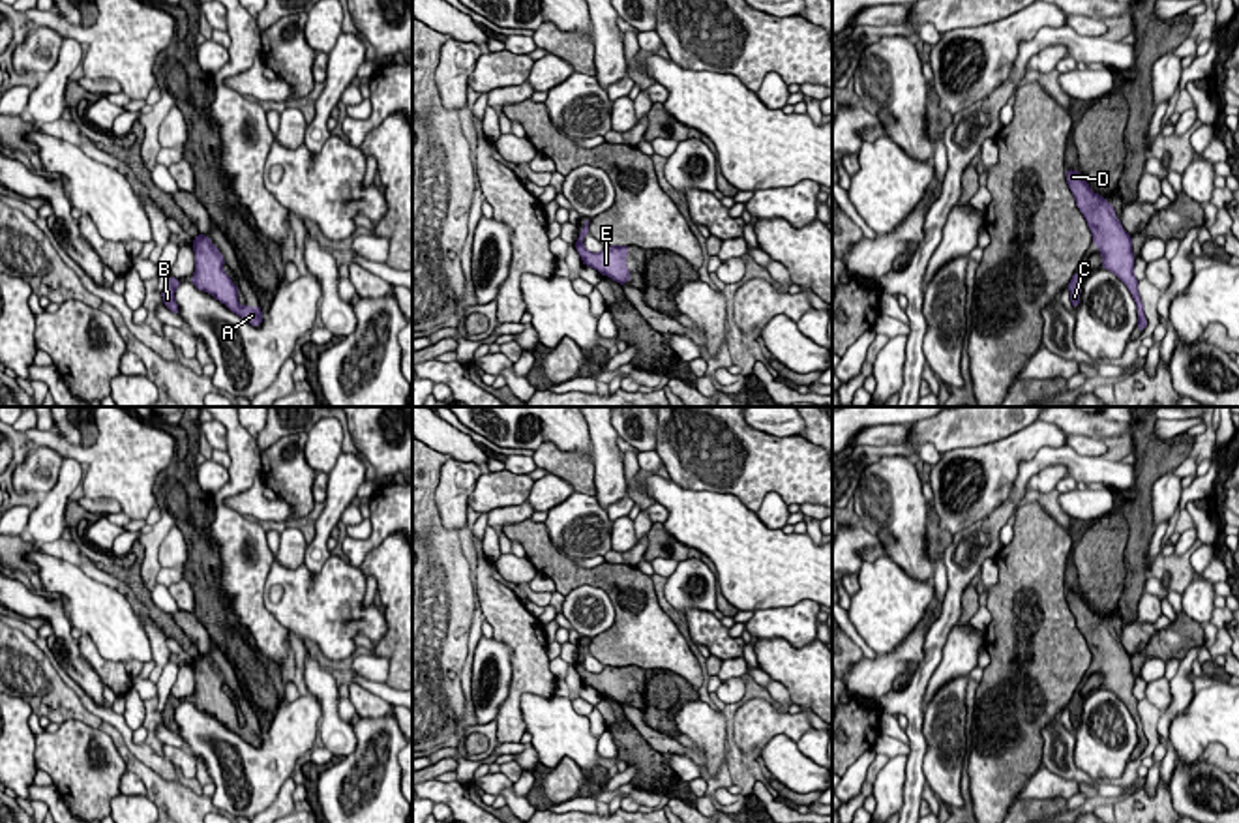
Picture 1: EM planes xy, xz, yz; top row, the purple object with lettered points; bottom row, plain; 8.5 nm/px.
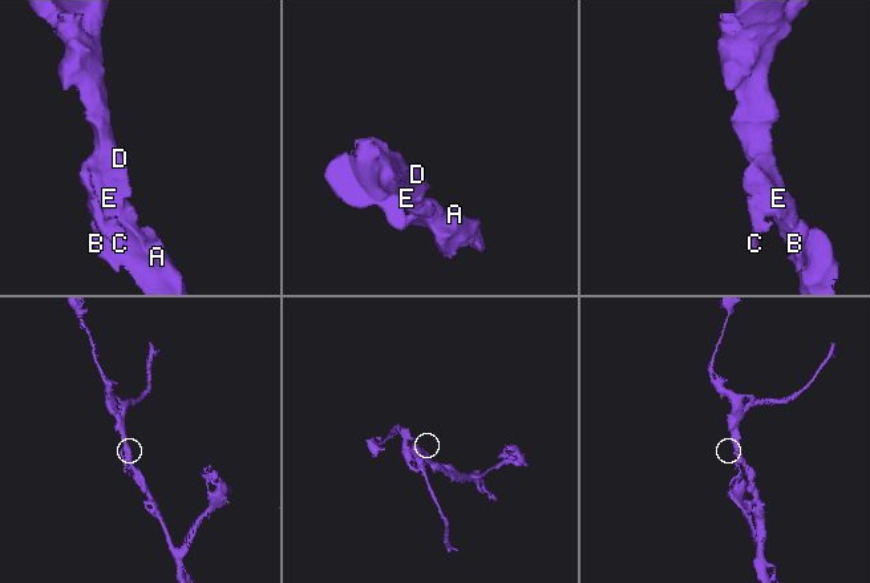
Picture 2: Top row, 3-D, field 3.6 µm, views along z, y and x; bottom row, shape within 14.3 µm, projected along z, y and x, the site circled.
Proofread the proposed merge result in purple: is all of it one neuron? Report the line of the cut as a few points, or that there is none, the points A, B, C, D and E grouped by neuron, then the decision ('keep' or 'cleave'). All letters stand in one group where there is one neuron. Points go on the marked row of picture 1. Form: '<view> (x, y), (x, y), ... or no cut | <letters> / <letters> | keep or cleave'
no cut | A B C D E | keep

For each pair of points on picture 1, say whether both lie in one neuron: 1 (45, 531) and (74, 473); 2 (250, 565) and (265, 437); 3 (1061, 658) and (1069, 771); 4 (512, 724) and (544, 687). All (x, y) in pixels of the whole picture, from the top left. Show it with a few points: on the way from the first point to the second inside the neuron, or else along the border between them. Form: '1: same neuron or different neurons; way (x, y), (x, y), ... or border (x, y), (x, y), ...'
1: same neuron; way (47, 516), (64, 488)
2: different neurons; border (253, 437), (261, 454)
3: different neurons; border (1058, 715), (1041, 732), (1041, 758)
4: same neuron; way (512, 709), (514, 696), (523, 687), (529, 687)

